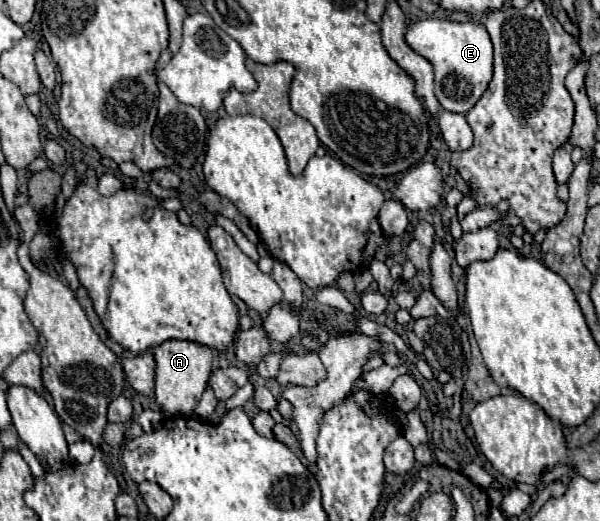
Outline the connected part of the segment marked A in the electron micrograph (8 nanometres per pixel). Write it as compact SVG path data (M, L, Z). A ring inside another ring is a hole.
M165 341L153 349L155 357L155 399L163 407L163 413L167 417L183 417L193 415L193 409L197 407L207 379L211 377L211 363L213 353L207 345L195 343L195 341Z

